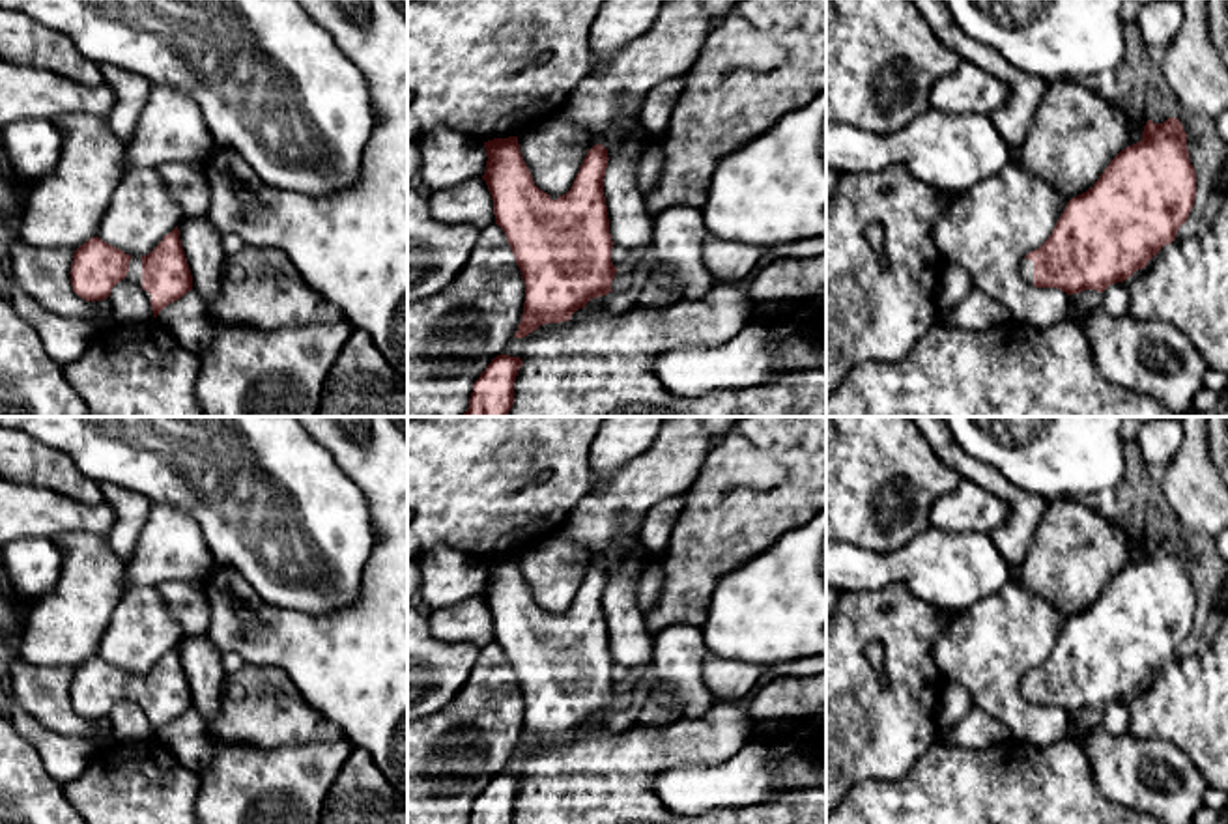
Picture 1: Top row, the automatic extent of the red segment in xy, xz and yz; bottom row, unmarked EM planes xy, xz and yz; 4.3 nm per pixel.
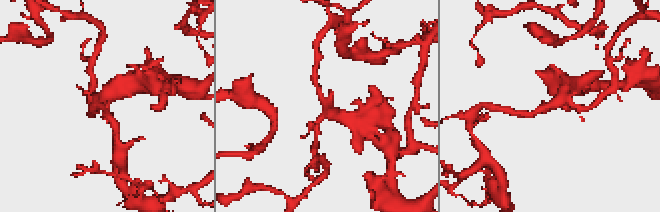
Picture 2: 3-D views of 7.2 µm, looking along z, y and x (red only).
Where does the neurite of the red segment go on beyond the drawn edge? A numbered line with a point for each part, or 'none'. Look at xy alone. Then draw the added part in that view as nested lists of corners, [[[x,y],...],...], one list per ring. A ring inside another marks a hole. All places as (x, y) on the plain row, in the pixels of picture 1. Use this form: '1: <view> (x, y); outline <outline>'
1: xy (135, 684); outline [[[131,676],[129,691],[125,697],[142,706],[142,678],[140,676]]]

